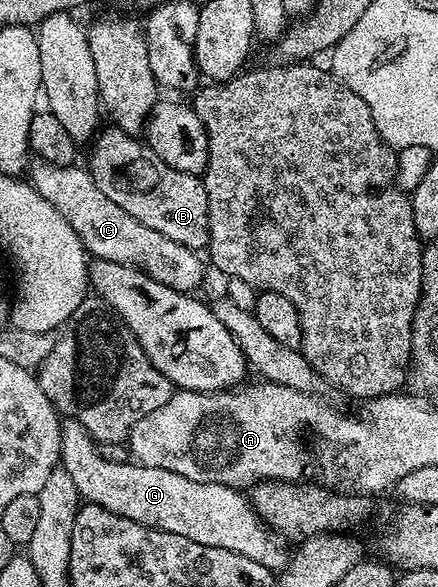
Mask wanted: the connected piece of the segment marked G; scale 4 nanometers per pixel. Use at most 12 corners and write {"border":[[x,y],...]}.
{"border":[[77,420],[60,464],[81,501],[261,566],[285,541],[241,489],[100,456]]}

